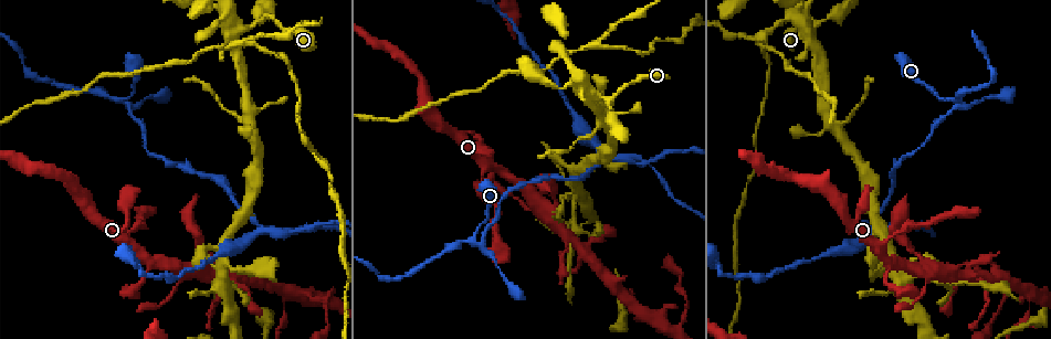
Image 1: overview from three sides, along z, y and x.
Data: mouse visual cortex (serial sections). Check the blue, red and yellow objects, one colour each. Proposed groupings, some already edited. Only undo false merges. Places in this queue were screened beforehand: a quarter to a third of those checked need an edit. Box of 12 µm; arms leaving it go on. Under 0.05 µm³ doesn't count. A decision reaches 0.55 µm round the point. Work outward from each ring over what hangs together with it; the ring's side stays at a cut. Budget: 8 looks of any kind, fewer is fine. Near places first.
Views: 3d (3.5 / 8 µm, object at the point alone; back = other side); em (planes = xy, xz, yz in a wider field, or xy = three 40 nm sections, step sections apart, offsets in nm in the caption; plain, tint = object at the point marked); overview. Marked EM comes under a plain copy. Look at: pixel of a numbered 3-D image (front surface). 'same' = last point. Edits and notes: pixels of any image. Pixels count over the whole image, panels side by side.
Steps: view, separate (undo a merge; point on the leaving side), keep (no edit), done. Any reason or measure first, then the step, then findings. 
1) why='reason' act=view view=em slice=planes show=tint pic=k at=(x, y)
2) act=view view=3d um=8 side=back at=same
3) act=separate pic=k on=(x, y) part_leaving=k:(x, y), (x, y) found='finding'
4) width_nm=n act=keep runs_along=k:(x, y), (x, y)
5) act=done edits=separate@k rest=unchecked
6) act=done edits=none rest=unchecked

why='sharp bend' act=view view=3d um=3.5 pic=1 at=(953, 98)

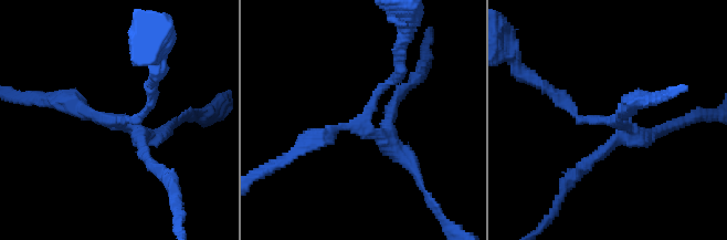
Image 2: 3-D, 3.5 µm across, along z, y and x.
why='now the EM' act=view view=em slice=xy step=5 show=tint pic=2 at=(608, 118)

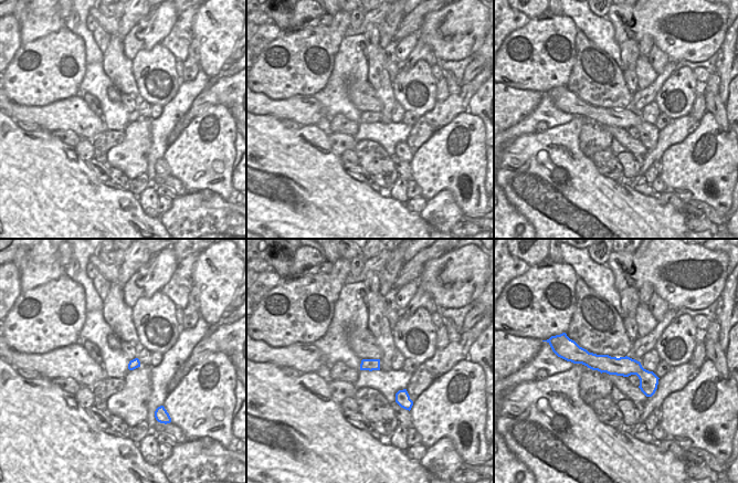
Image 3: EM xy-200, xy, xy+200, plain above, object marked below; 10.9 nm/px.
arms=4 arm_widths_nm=150,150,250,250 act=keep runs_along=2:(559, 95), (579, 120), (628, 126), (597, 156) found='one cell here'

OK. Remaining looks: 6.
why='calibre changes' act=view view=3d um=8 pic=1 at=(895, 234)

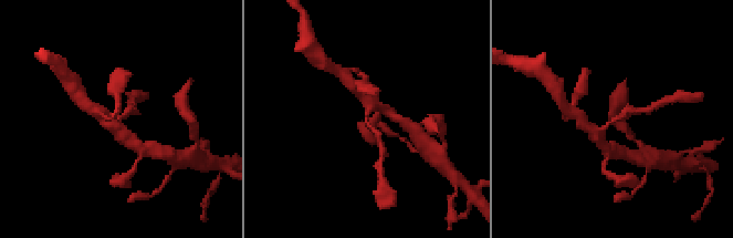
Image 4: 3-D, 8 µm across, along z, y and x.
arm_widths_nm=200,400 why='shape alone is not enough' act=view view=em slice=xy step=1 show=tint pic=4 at=(365, 120)

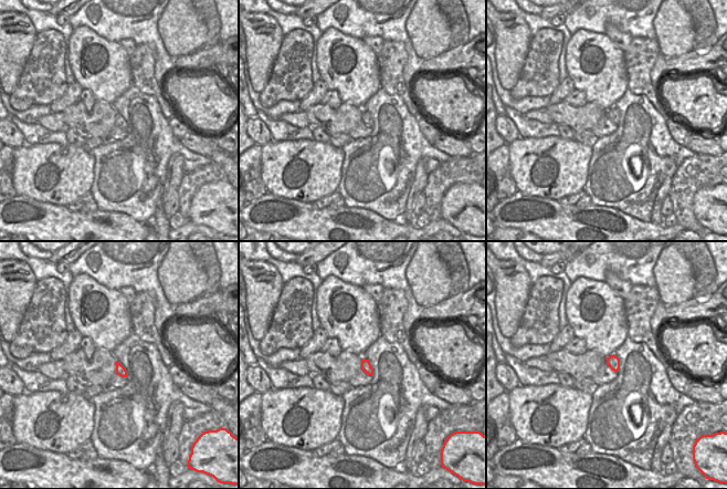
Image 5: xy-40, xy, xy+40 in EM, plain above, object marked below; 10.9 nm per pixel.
act=keep runs_along=4:(589, 128), (595, 133), (628, 110), (639, 110) found='all the same cell'

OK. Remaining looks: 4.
why='thick turns thin' act=view view=3d um=3.5 pic=1 at=(333, 291)

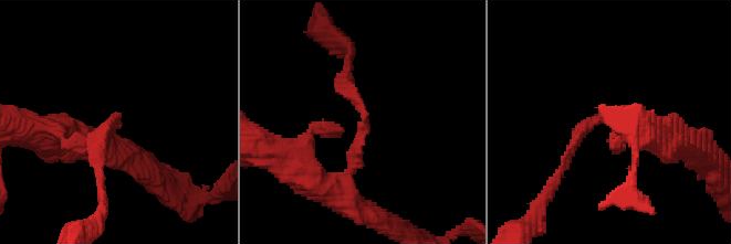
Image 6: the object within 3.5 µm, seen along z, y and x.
arm_widths_nm=200,200 act=view view=em slice=xy step=5 show=tint pic=6 at=(602, 122)

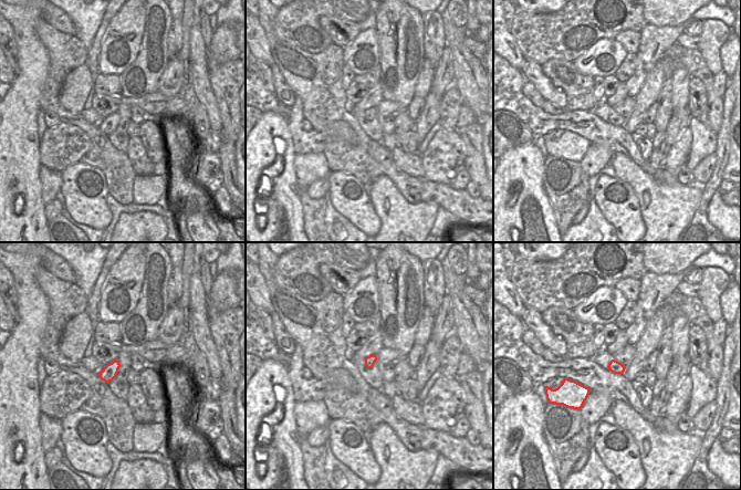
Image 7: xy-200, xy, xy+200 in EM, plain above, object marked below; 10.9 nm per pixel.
act=view view=em slice=planes show=tint at=same

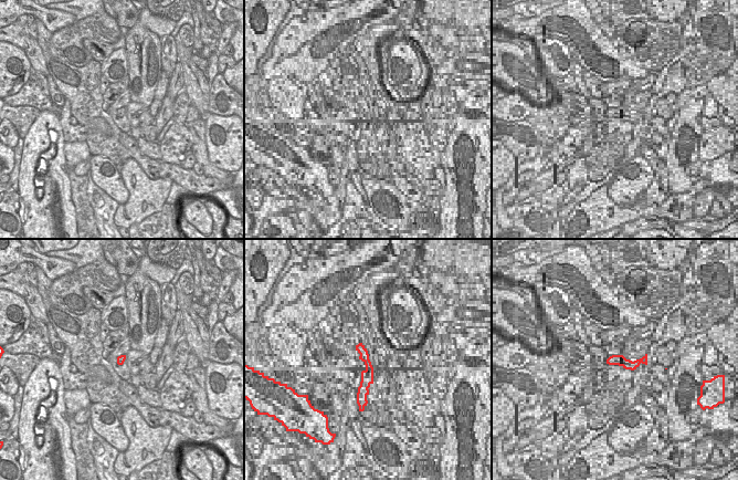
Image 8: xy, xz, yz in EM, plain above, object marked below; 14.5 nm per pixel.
act=keep runs_along=6:(667, 140), (591, 120), (562, 168) found='one cell here'

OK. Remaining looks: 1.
act=done edits=none rest=unchecked

